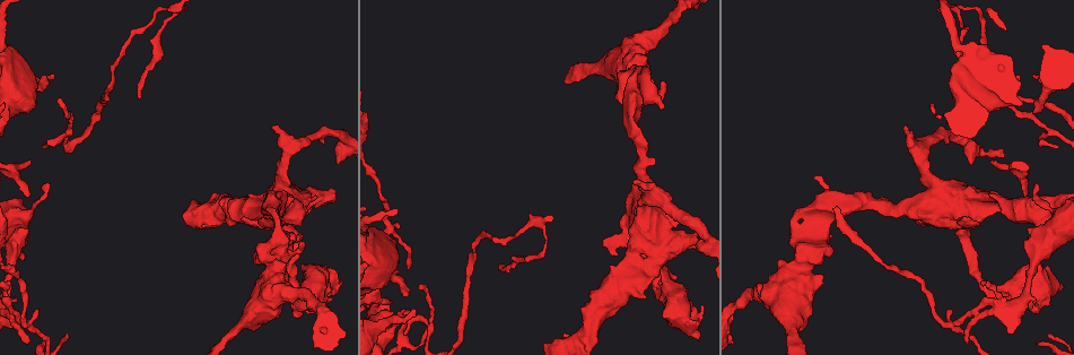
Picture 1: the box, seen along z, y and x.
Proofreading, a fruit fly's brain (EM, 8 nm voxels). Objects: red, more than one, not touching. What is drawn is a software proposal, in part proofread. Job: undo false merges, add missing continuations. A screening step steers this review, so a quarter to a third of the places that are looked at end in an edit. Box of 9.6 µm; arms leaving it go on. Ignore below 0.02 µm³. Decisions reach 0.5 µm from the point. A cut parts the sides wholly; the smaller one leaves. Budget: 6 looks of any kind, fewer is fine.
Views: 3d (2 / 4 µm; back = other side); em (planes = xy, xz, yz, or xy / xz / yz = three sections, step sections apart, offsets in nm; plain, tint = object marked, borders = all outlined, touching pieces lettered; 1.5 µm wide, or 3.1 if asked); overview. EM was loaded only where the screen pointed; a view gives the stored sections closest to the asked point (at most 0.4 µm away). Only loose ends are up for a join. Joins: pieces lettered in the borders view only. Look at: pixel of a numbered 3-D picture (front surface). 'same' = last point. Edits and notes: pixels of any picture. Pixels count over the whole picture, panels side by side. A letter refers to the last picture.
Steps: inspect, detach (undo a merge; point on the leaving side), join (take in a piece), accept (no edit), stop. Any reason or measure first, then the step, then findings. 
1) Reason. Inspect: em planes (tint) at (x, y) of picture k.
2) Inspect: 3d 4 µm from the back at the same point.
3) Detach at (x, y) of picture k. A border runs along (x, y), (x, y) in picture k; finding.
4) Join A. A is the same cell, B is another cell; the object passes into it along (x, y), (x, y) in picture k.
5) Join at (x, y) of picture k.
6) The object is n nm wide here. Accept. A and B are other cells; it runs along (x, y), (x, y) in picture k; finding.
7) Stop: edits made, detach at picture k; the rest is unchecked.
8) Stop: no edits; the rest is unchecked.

An open end. Inspect: 3d 4 µm at (1035, 102) of picture 1.

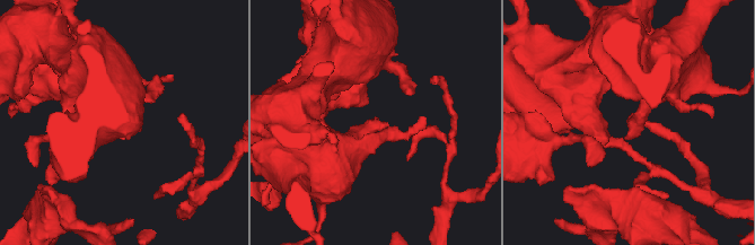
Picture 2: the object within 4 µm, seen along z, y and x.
Need the tissue. Inspect: em planes (borders) at (633, 117) of picture 2.

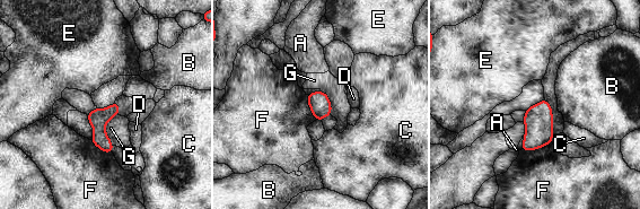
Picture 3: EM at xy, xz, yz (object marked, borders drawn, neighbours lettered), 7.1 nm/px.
The object is 140 nm wide here. Accept. A, B, C, D, E, F and G are other cells; a border runs along (117, 114), (105, 127), (113, 145) in picture 3; none of them fits.

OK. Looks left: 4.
A narrow waist. Inspect: em planes (borders) at (956, 321) of picture 1.

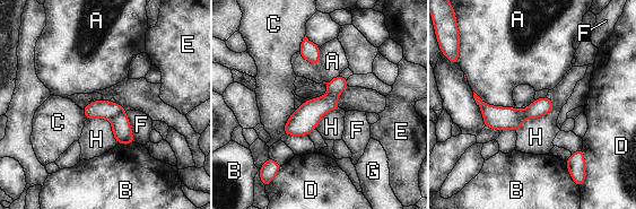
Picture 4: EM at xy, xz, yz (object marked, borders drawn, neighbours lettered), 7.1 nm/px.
Detach at (99, 109) of picture 4. A, B, C, D, E, F, G and H are other cells; the part that leaves runs along (345, 81), (320, 106), (286, 132) in picture 4; a second neuron is stuck on.

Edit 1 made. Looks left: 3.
Thick end. Inspect: 3d 4 µm at (661, 108) of picture 1.

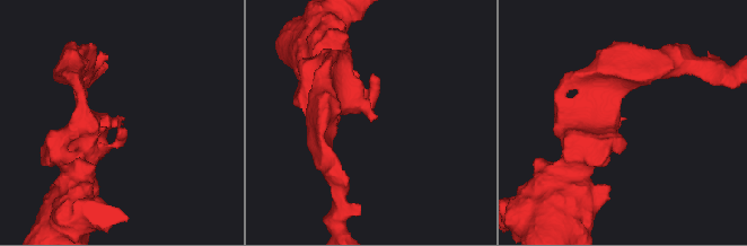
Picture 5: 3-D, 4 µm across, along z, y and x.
Inspect: em planes (tint) at (122, 118) of picture 5.

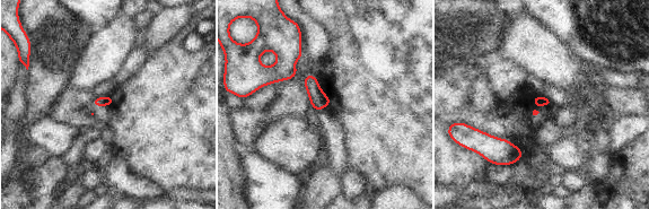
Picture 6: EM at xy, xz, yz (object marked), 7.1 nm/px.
What lies round it. Inspect: em planes (borders) at the same point.

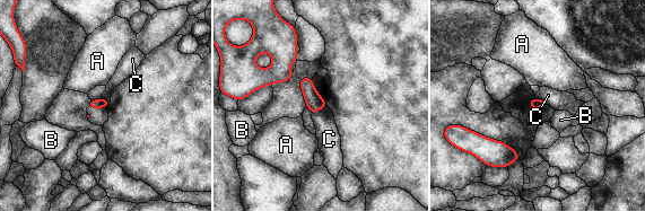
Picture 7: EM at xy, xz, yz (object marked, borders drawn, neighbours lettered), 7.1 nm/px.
The longest contact is with C, 130 nm. Accept. A, B and C are other cells; a border runs along (327, 105), (312, 114) in picture 7; no lettered piece goes on from it.

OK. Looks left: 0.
Stop: edits made, detach at picture 4; the rest is unchecked.

